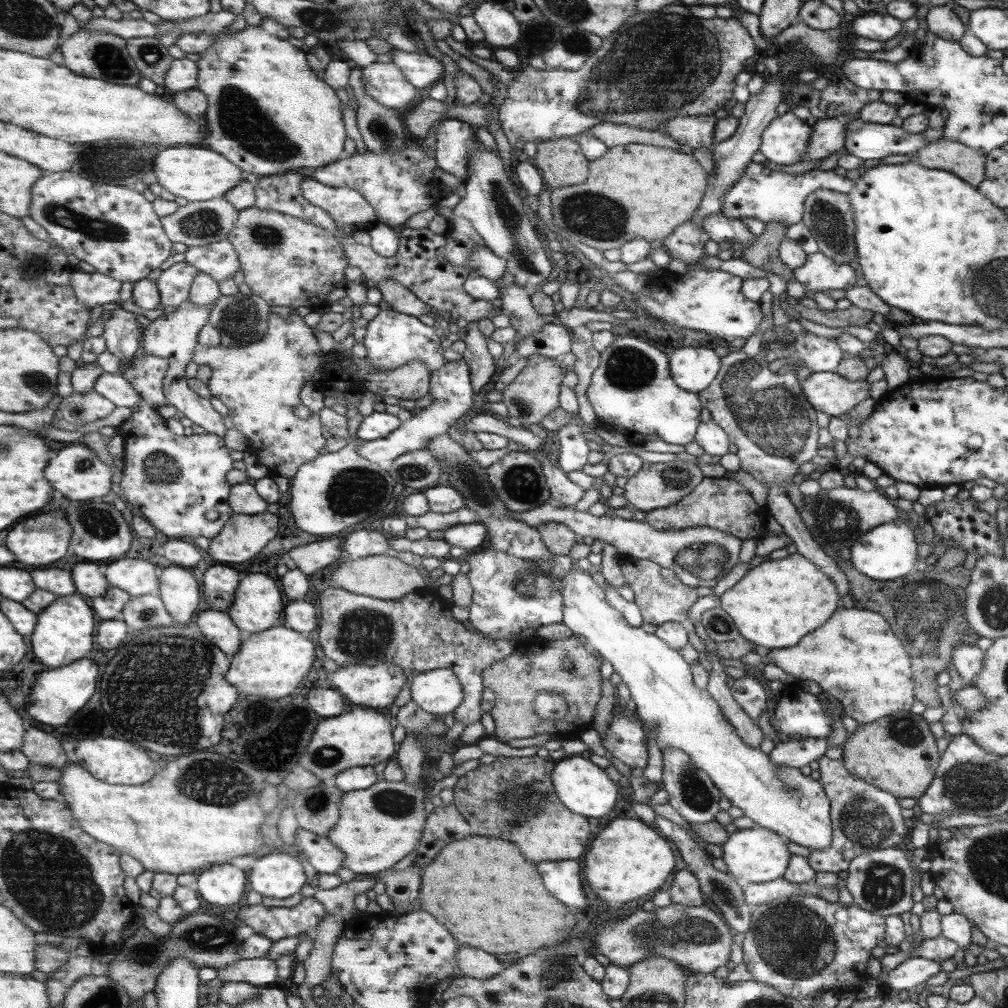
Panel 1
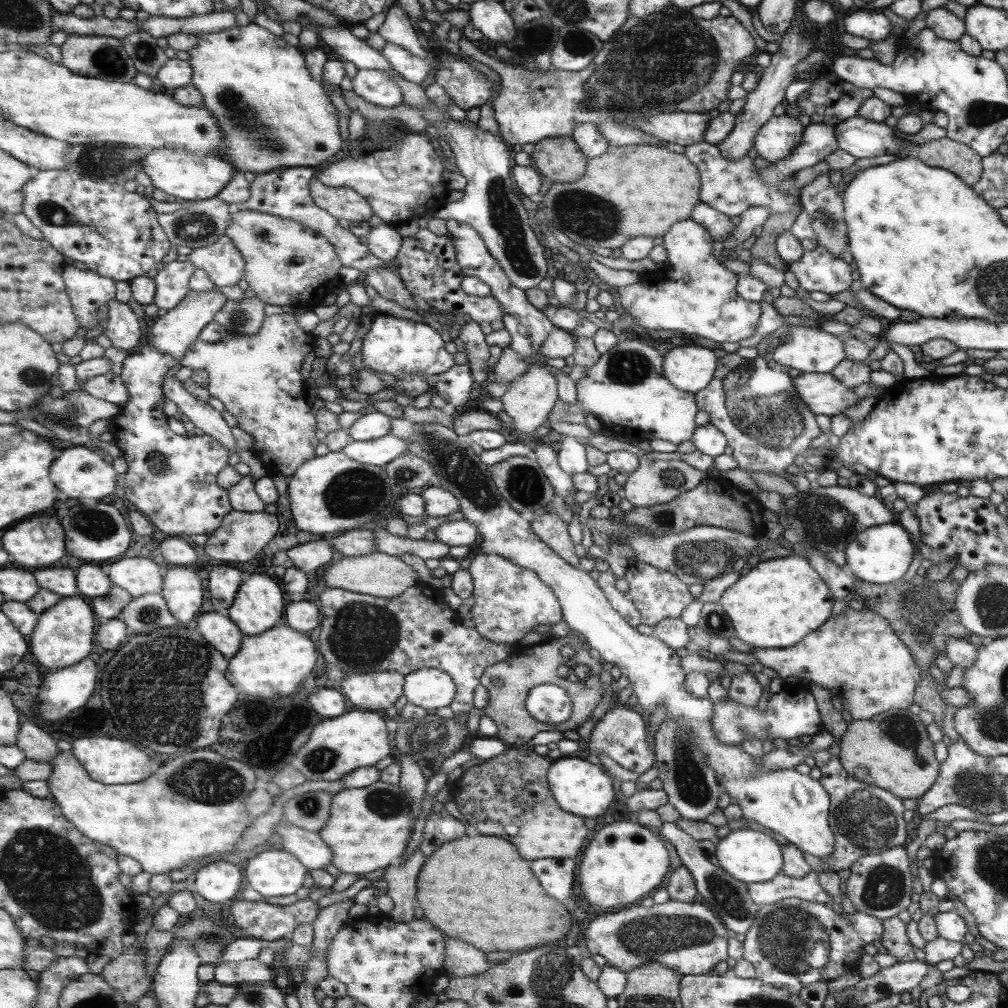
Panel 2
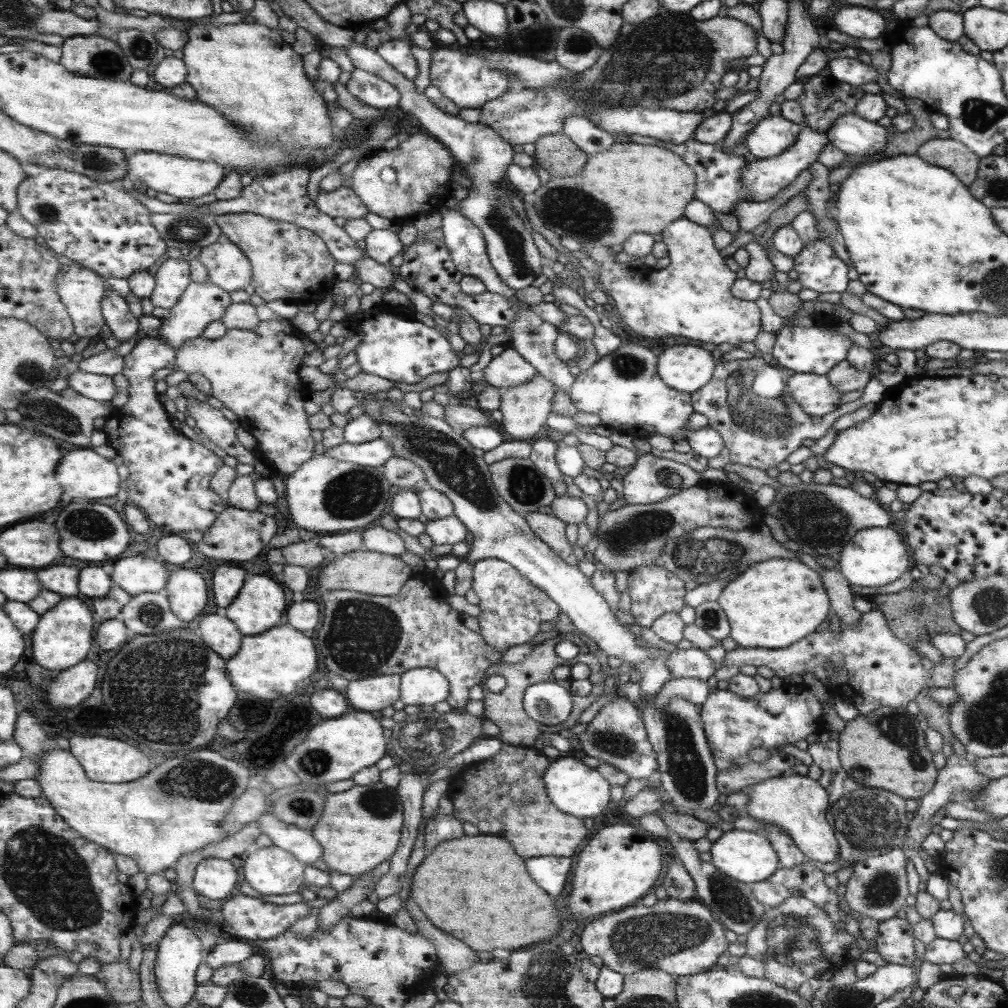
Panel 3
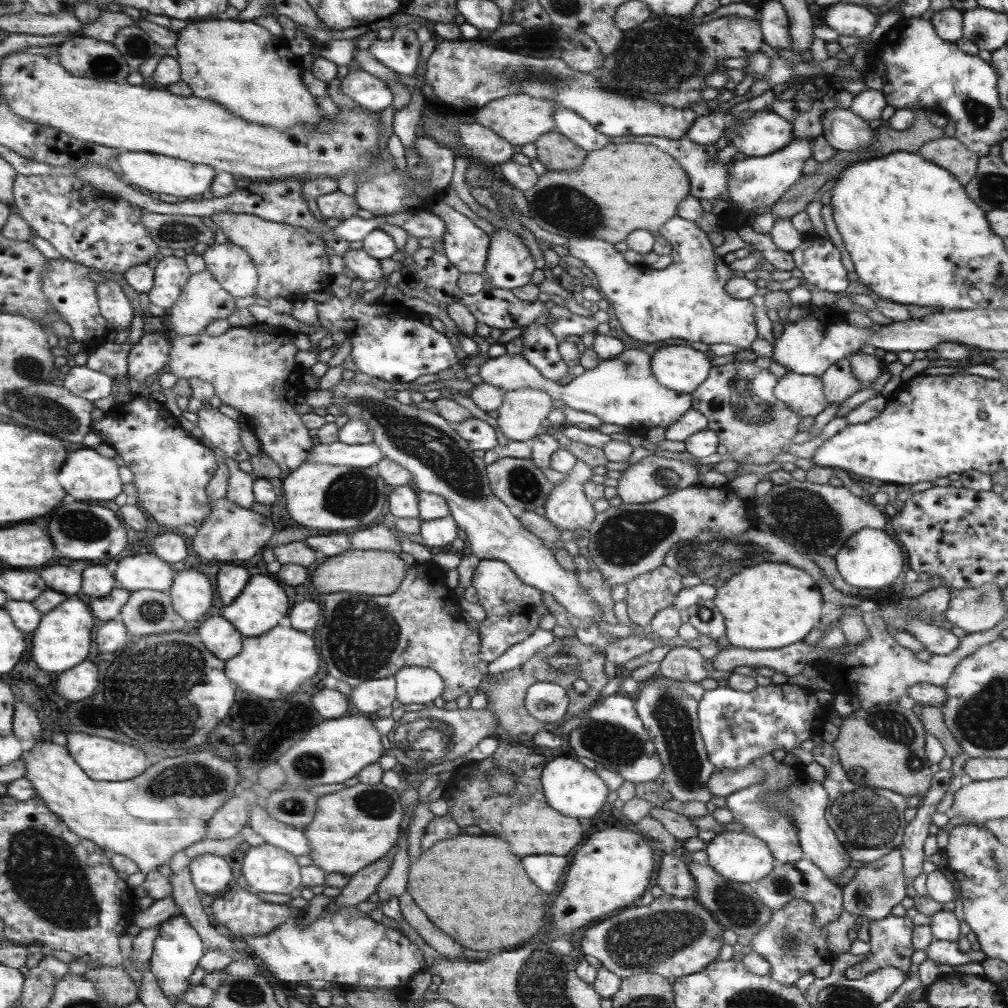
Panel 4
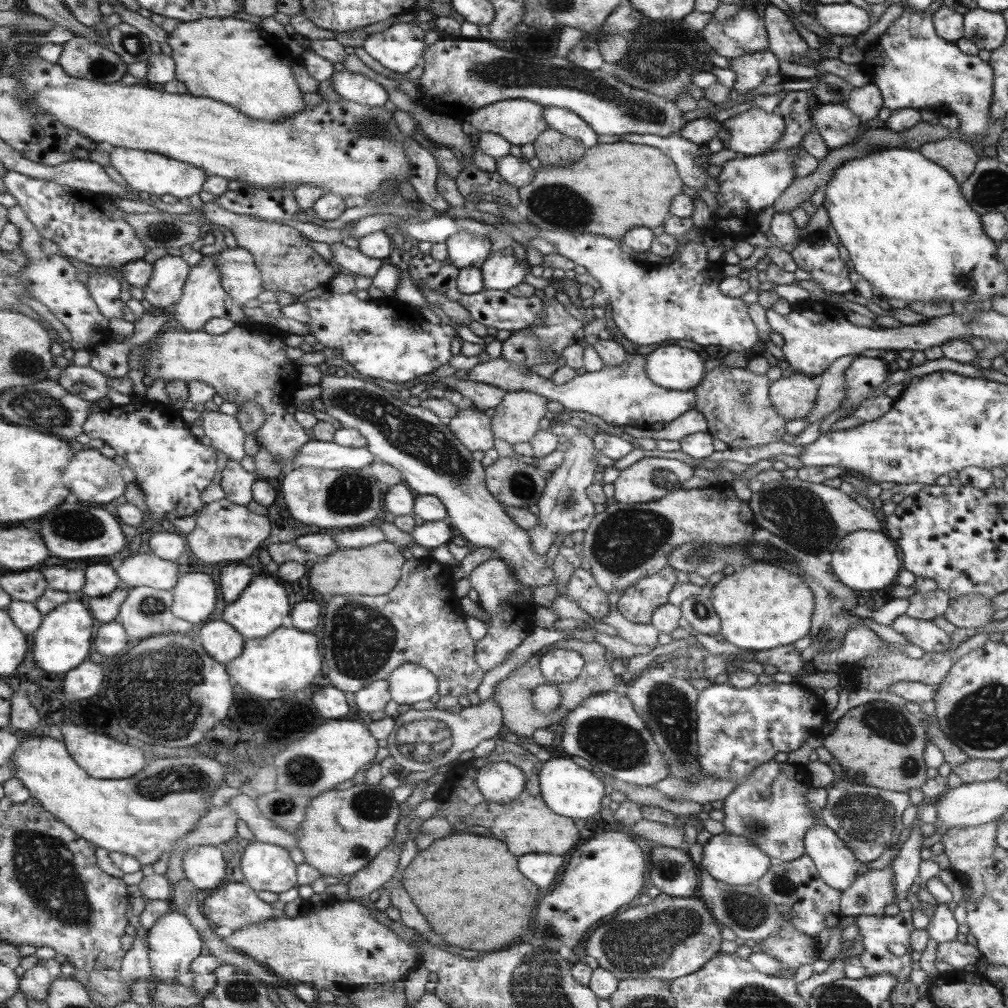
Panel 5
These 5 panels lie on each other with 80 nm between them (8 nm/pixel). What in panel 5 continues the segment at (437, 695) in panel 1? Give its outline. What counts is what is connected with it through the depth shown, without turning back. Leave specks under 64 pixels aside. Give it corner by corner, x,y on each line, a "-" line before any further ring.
405,663
388,678
392,700
413,704
429,700
437,692
438,679
421,665

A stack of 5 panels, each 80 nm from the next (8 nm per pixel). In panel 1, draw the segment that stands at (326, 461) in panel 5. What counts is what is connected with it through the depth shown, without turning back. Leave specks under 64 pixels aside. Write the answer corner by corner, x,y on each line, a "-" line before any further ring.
462,358
455,361
446,361
446,364
430,373
429,391
431,393
431,404
421,410
414,411
410,419
399,425
387,438
365,441
357,448
357,454
370,460
373,464
378,464
384,469
390,470
393,461
402,454
423,449
430,441
431,437
439,433
446,433
448,426
455,424
455,420
469,410
471,402
471,387
469,386
470,369

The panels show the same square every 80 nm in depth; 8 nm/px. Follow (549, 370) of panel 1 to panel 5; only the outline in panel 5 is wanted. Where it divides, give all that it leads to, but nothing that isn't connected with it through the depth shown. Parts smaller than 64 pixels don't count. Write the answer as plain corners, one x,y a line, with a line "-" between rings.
513,391
505,393
501,402
495,406
491,417
491,428
493,429
495,440
503,440
507,444
519,444
528,442
537,430
537,424
545,412
545,398
538,393
527,391

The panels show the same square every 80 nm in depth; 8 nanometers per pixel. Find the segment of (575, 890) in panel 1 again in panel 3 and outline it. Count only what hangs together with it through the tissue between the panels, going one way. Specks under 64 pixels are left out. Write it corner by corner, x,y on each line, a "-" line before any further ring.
537,856
527,860
527,872
531,872
531,880
539,884
549,896
557,896
563,892
565,882
568,882
569,870
573,864
571,858
559,856

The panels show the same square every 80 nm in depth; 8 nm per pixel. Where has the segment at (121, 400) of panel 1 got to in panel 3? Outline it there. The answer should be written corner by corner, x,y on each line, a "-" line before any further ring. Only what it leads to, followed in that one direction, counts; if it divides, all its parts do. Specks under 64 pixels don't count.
78,368
67,380
69,387
91,400
109,403
117,394
117,386
109,375
85,372

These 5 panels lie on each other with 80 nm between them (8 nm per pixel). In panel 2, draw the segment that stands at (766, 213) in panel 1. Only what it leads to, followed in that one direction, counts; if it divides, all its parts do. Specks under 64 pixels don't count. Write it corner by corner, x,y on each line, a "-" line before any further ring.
703,141
684,146
682,154
694,163
694,167
698,169
701,175
702,190
700,203
710,206
713,210
724,214
728,218
739,216
748,206
765,207
769,212
768,216
771,216
773,213
793,213
797,216
802,211
802,189
795,188
795,178
787,179
787,181
777,183
777,185
767,185
767,182
763,182
762,178
759,177
757,169
754,168
752,160
747,155
743,155
738,161
728,161
718,151
718,145
707,144

